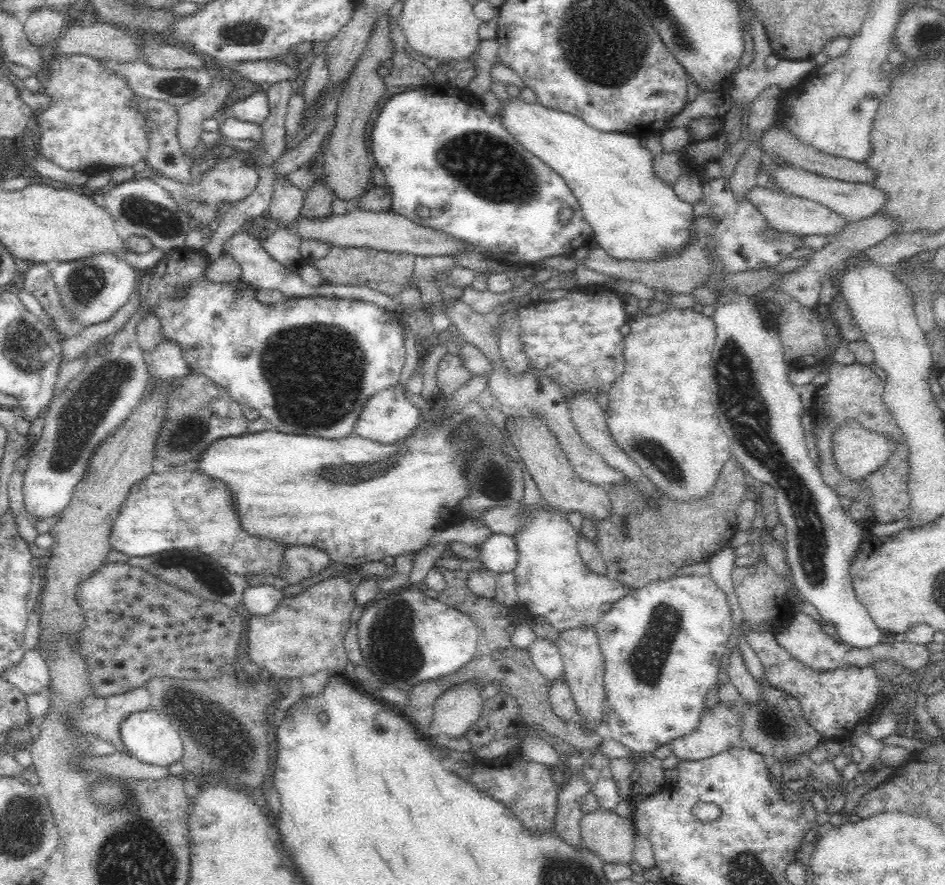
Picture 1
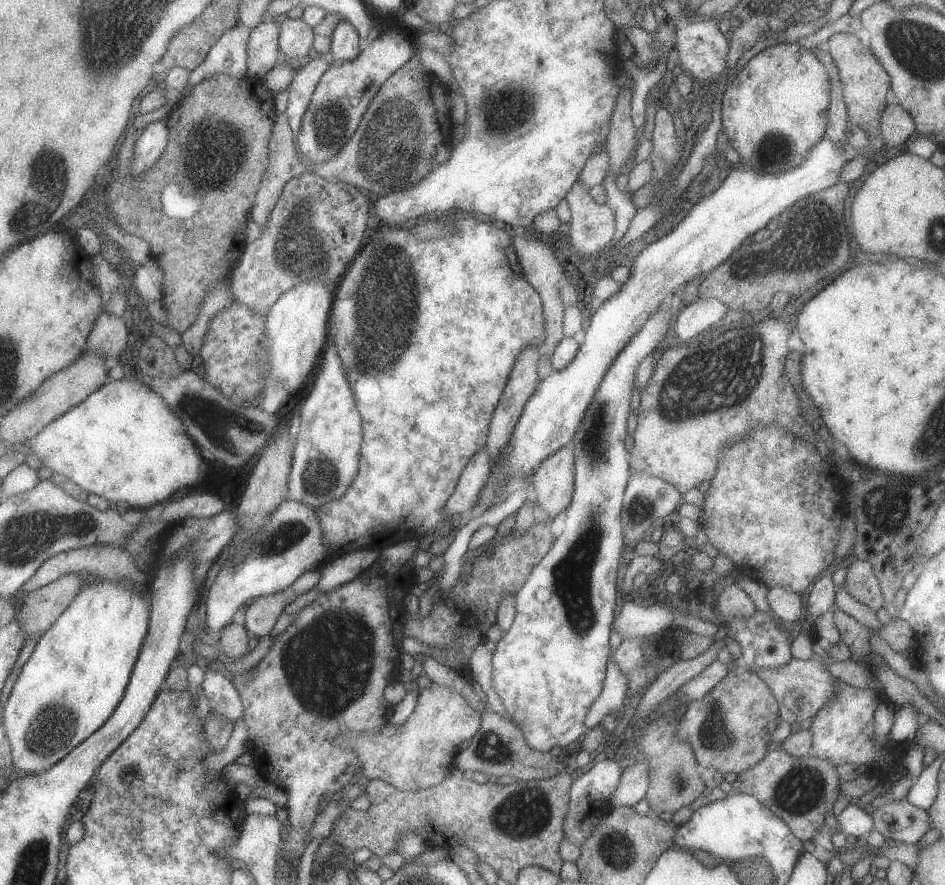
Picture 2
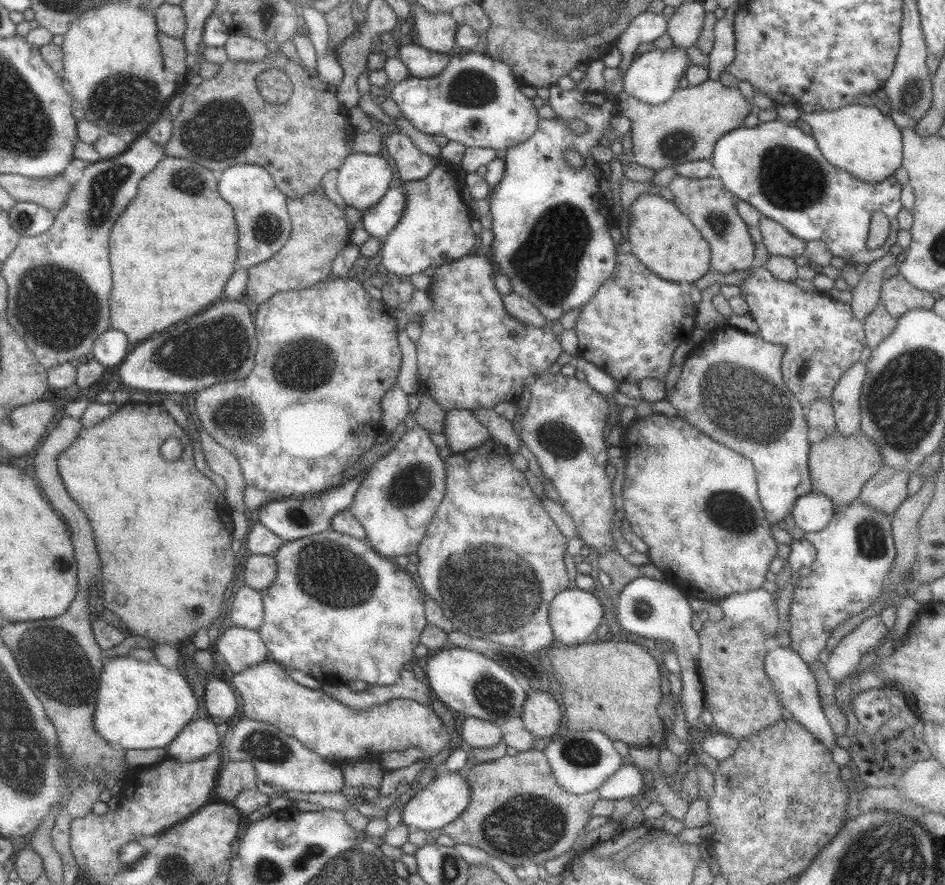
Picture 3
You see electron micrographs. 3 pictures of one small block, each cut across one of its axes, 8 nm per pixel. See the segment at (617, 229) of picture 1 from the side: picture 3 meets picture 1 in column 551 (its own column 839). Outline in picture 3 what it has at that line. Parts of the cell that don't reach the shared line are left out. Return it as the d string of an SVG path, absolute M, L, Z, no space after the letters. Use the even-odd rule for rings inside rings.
M852 104L827 112L803 112L801 119L812 127L824 158L832 165L846 170L852 177L868 183L880 182L894 175L903 161L903 135L891 116L876 106Z

